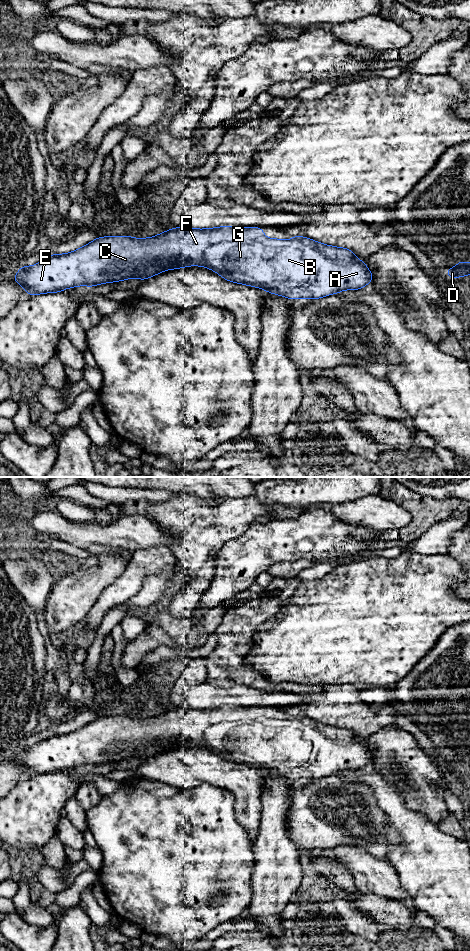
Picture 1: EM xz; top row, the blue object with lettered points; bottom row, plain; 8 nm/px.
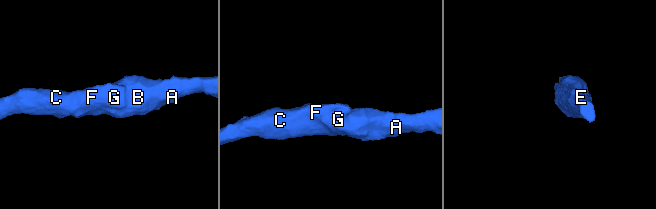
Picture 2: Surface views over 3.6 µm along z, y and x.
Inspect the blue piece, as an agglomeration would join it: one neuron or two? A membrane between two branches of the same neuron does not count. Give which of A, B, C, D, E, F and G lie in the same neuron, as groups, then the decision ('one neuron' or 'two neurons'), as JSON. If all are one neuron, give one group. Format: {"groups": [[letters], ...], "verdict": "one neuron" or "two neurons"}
{"groups": [["A", "B", "C", "D", "E", "F", "G"]], "verdict": "one neuron"}

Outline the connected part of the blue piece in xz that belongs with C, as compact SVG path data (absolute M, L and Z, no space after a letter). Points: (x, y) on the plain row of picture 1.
M184 705L149 718L97 717L94 721L73 732L52 734L33 746L22 746L13 760L22 766L29 776L34 776L62 772L64 769L82 765L95 767L98 764L118 762L130 758L139 758L143 761L163 751L187 746L202 746L213 750L229 762L261 768L291 780L299 778L312 780L337 774L343 770L358 770L371 764L373 757L373 753L366 747L366 742L359 741L358 737L348 728L322 724L298 715L293 716L290 720L267 718L261 707L222 706L196 709Z

